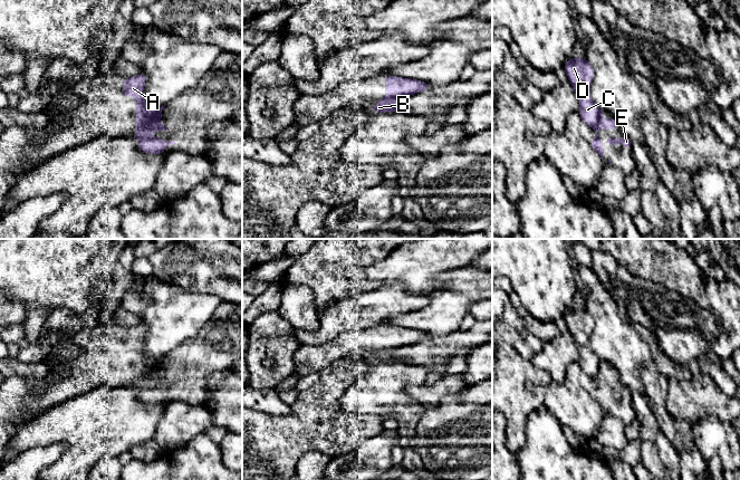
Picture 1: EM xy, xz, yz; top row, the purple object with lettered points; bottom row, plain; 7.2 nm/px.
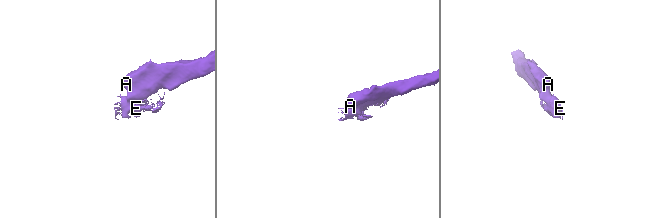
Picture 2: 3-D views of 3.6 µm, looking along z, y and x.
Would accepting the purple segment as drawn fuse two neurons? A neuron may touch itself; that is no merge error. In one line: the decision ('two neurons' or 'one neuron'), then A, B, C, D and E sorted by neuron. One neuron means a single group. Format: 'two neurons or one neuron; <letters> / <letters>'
two neurons; A C D / B E

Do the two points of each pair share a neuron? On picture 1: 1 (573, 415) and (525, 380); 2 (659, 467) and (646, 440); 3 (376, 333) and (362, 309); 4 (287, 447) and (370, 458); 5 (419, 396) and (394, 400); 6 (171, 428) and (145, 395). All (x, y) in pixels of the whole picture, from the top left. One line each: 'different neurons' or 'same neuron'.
1: different neurons
2: same neuron
3: different neurons
4: different neurons
5: different neurons
6: different neurons

